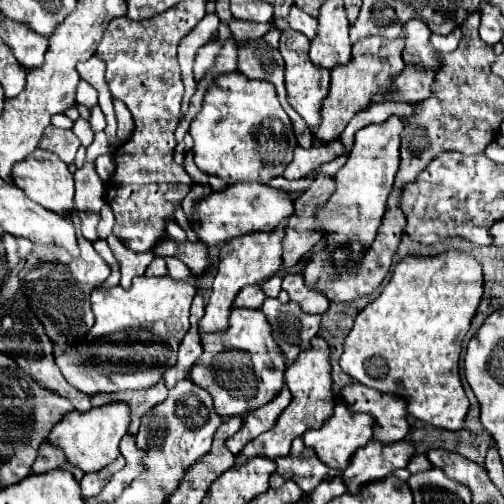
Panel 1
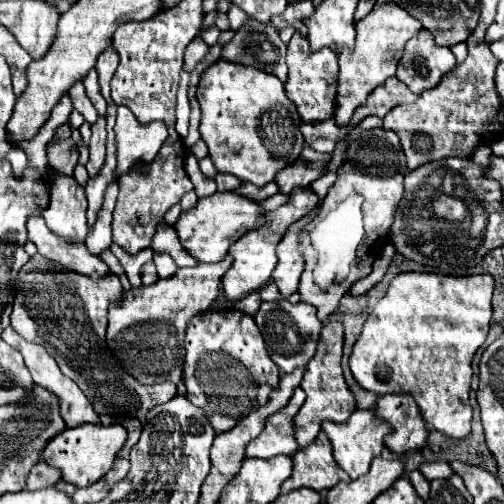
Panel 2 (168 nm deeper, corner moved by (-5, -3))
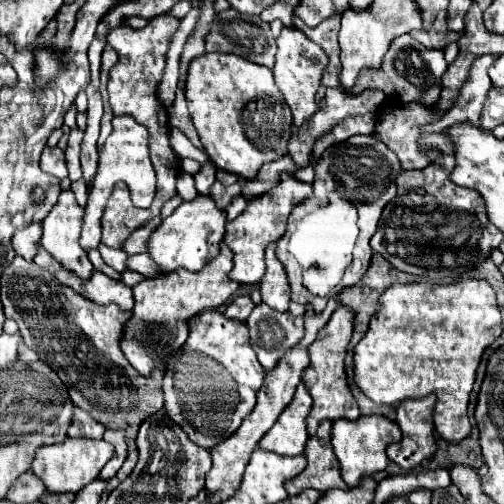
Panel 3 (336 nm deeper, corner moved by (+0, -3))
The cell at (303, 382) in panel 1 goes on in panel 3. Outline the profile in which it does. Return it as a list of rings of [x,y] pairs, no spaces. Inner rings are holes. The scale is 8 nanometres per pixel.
[[[341,306],[333,312],[331,320],[327,326],[323,326],[315,338],[315,342],[309,346],[309,358],[311,364],[303,372],[303,382],[307,390],[313,396],[313,408],[307,418],[307,428],[309,434],[313,434],[323,420],[339,420],[339,418],[359,418],[359,406],[357,400],[353,398],[349,384],[347,384],[347,374],[345,374],[345,354],[349,340],[353,336],[353,318],[355,312],[347,306]]]

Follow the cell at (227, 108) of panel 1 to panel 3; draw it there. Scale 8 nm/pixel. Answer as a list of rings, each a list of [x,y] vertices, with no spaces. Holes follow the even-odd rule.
[[[203,54],[193,58],[187,70],[187,82],[185,82],[185,98],[187,108],[193,120],[193,126],[201,138],[201,144],[205,152],[209,154],[211,162],[227,172],[237,174],[239,178],[255,178],[257,170],[271,160],[277,160],[287,154],[287,142],[291,138],[291,110],[283,98],[283,94],[277,90],[273,72],[267,66],[253,64],[241,56],[235,54]]]

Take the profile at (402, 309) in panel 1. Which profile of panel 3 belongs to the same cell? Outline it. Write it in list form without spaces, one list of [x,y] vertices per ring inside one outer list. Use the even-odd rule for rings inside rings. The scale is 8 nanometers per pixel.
[[[461,280],[457,284],[393,284],[379,298],[379,312],[373,314],[365,338],[355,346],[355,382],[361,392],[377,404],[397,406],[407,398],[437,394],[435,430],[447,442],[461,442],[469,436],[467,418],[469,394],[485,348],[489,348],[503,330],[501,312],[495,302],[495,290],[485,280]]]

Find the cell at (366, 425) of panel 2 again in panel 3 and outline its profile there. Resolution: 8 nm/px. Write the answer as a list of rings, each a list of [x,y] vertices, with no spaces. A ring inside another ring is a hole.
[[[373,414],[373,416],[359,416],[357,420],[337,420],[337,422],[333,422],[331,444],[333,444],[335,454],[339,458],[343,480],[351,488],[357,488],[365,476],[371,476],[379,470],[385,470],[387,468],[385,448],[391,442],[399,442],[399,440],[401,440],[399,426],[385,416]]]

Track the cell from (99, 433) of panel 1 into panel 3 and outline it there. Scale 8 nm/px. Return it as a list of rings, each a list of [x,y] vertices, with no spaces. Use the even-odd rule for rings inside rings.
[[[67,438],[63,444],[39,448],[31,462],[31,472],[45,484],[47,492],[51,494],[63,494],[63,492],[77,494],[79,490],[83,490],[89,482],[93,482],[99,476],[101,468],[111,460],[113,454],[115,454],[113,446],[107,444],[105,440]]]

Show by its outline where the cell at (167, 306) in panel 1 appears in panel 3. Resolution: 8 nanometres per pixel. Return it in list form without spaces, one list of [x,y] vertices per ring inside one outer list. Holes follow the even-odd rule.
[[[221,244],[219,256],[213,258],[197,274],[185,274],[185,270],[177,270],[173,274],[143,280],[133,288],[135,308],[131,320],[125,324],[121,350],[129,360],[129,364],[139,374],[149,376],[151,370],[155,368],[151,364],[165,364],[173,348],[183,346],[183,342],[187,340],[187,320],[191,316],[219,308],[233,296],[239,284],[229,278],[231,268],[233,268],[233,252],[225,244]]]

